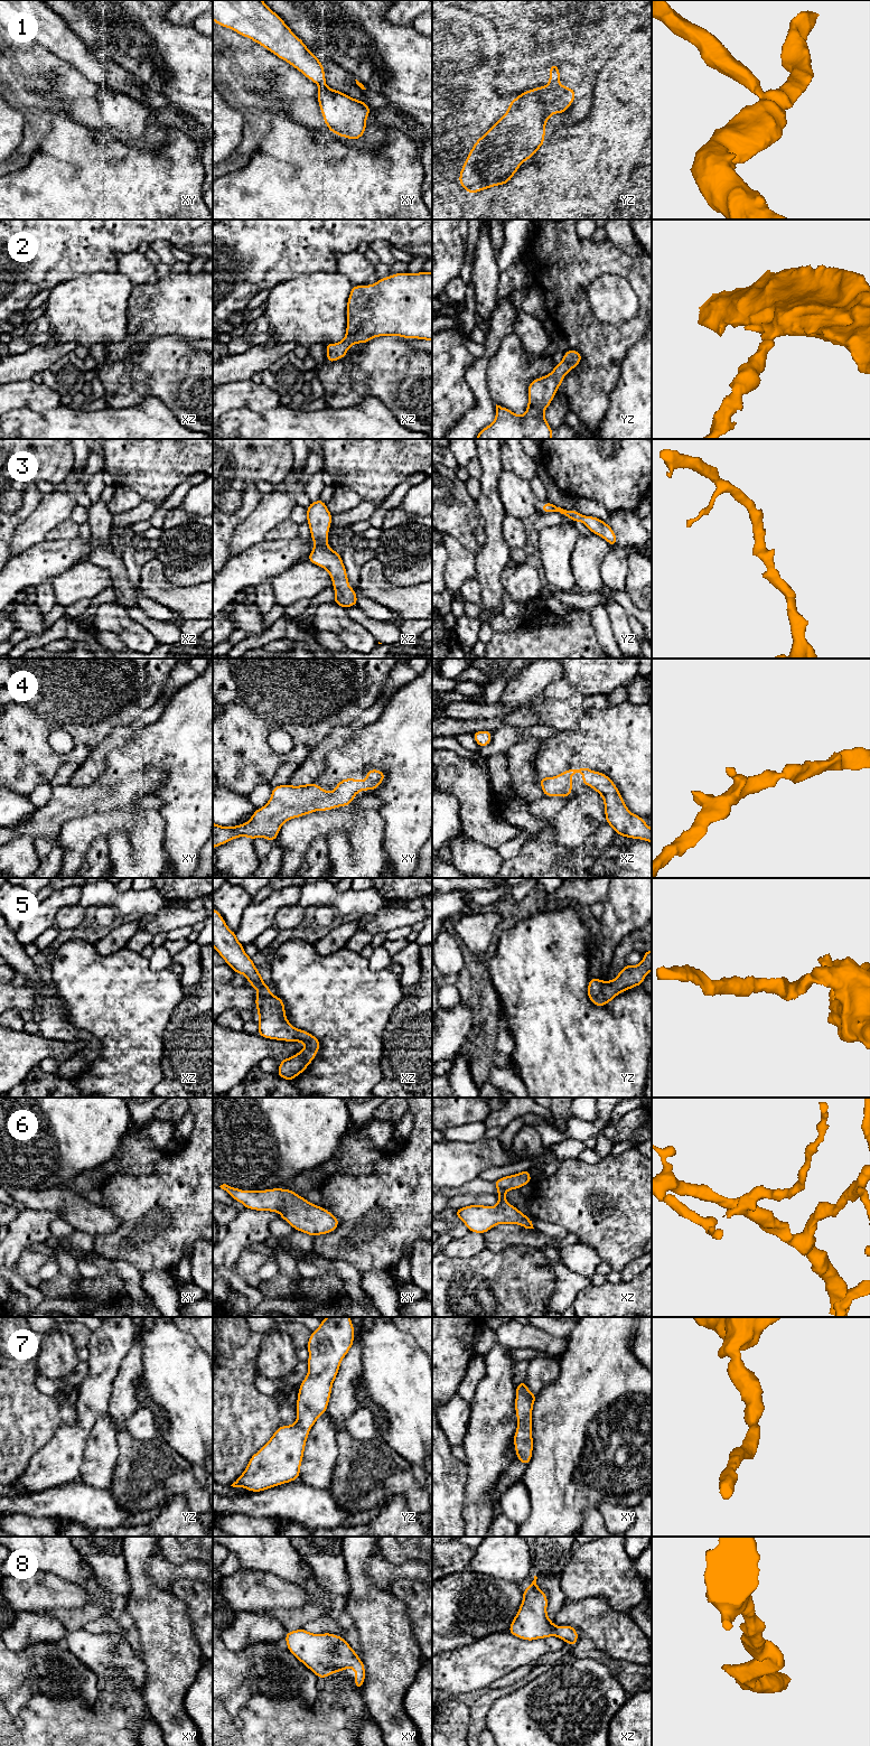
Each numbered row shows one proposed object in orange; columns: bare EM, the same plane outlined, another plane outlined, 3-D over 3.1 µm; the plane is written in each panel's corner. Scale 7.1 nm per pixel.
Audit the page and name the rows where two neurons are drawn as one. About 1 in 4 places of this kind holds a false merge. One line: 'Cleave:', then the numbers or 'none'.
Cleave: 1

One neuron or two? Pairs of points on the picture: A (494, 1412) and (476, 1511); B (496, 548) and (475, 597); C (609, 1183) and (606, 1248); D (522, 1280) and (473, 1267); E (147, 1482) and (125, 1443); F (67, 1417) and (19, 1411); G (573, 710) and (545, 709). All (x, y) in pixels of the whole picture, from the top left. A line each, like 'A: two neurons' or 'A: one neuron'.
A: two neurons
B: two neurons
C: one neuron
D: one neuron
E: one neuron
F: two neurons
G: one neuron

